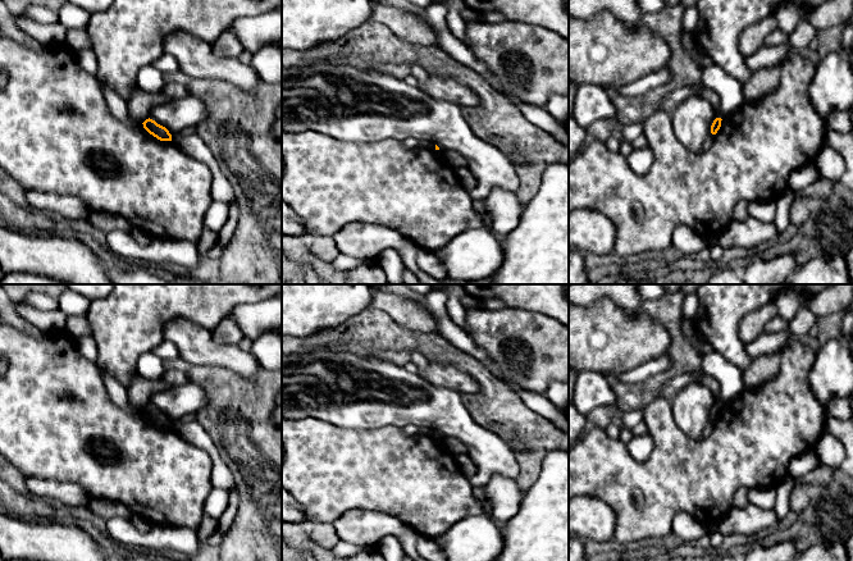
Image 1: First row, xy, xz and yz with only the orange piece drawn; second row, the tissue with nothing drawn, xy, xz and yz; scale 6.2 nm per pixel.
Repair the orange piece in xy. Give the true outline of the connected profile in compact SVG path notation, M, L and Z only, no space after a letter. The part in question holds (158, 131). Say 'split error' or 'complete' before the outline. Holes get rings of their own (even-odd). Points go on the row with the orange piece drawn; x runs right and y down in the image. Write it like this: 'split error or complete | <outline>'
complete | M149 118L142 124L143 128L158 140L172 141L172 134L169 133L169 131L165 127L158 124L155 120Z

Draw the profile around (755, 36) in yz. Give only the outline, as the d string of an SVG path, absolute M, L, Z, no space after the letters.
M775 14L766 17L761 22L745 28L739 38L738 47L740 55L747 58L756 53L765 42L767 36L777 27Z

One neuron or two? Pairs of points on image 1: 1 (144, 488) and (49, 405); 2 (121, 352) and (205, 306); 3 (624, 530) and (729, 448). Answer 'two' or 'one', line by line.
1: one
2: one
3: one

